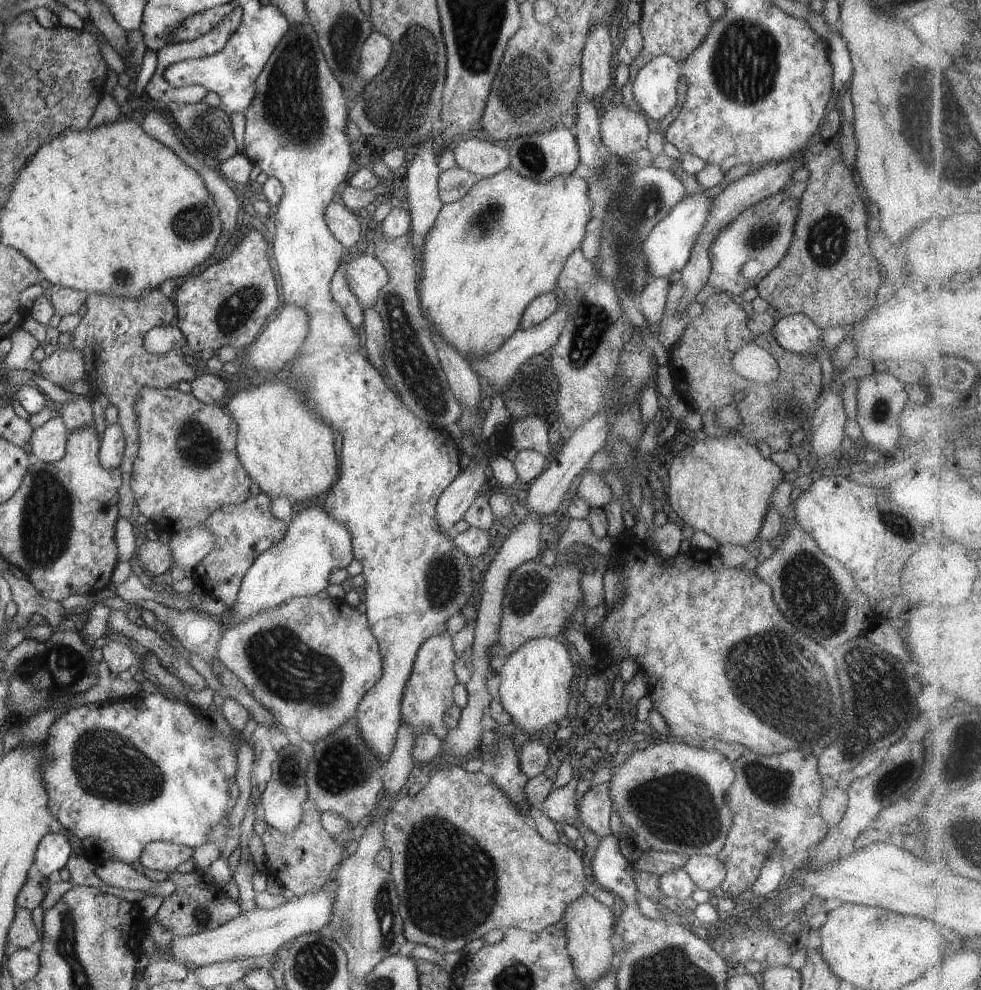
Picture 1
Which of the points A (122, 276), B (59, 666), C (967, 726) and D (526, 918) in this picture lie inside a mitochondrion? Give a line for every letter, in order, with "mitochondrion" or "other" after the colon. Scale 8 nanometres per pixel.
A: other
B: mitochondrion
C: other
D: other

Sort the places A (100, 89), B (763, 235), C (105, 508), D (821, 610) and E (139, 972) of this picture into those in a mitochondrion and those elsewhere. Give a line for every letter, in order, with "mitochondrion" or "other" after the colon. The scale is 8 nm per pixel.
A: other
B: mitochondrion
C: other
D: mitochondrion
E: other

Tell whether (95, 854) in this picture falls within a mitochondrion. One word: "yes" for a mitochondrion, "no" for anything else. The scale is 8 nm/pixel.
no

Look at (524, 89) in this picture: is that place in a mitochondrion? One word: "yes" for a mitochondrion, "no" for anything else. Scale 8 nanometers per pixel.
yes

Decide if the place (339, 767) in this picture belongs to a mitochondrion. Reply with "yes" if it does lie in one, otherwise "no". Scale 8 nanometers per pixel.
yes

